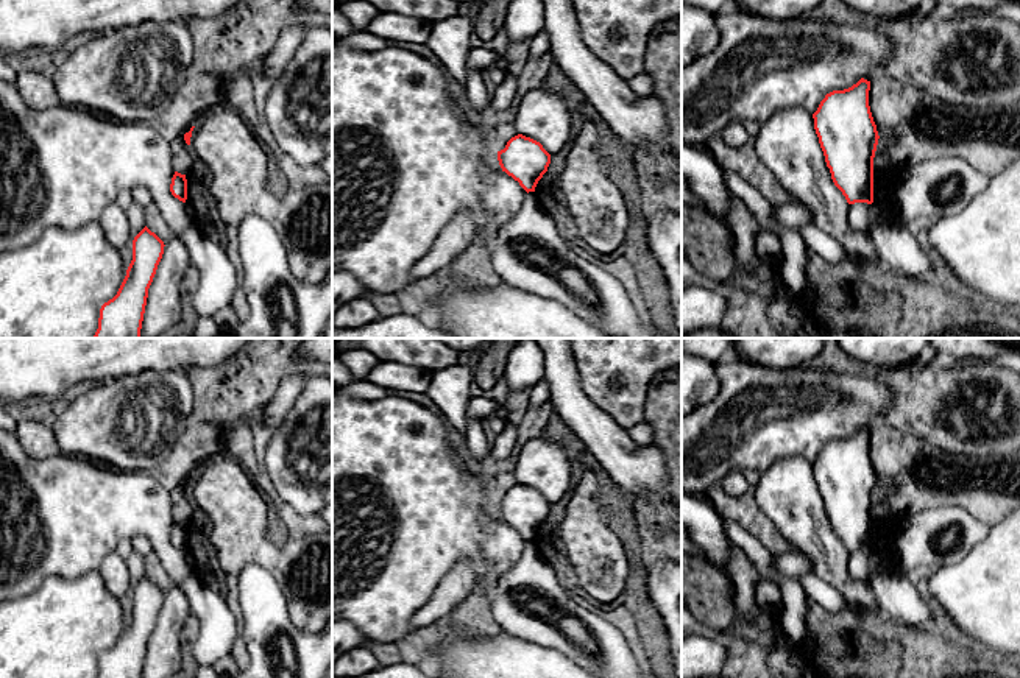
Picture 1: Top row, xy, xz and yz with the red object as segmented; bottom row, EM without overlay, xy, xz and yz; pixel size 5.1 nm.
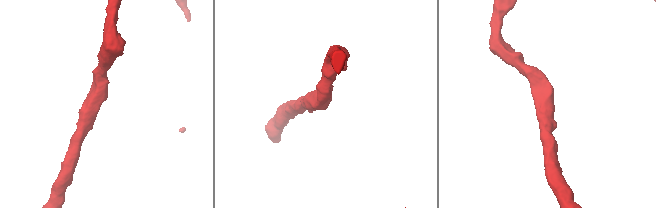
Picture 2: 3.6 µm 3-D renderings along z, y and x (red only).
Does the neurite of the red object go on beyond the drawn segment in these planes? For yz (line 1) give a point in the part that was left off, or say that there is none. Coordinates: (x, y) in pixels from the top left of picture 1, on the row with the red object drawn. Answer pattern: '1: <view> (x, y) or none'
1: none

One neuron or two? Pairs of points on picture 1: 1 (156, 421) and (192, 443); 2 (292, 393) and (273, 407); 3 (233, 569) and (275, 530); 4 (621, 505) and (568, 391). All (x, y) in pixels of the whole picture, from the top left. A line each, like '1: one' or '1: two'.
1: two
2: one
3: two
4: two

